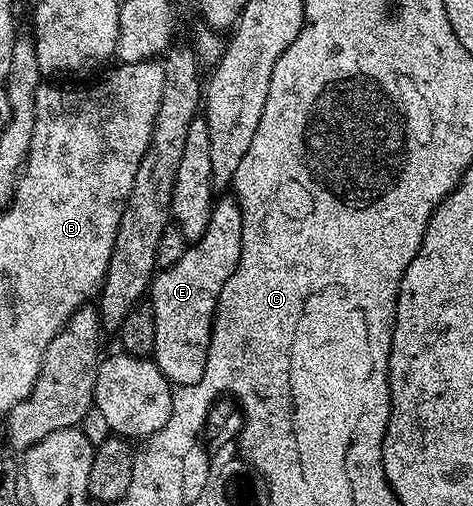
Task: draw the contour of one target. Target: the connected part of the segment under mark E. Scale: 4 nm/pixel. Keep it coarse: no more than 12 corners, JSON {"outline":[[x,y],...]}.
{"outline":[[240,205],[153,277],[151,357],[173,387],[202,380],[216,301],[241,252]]}

